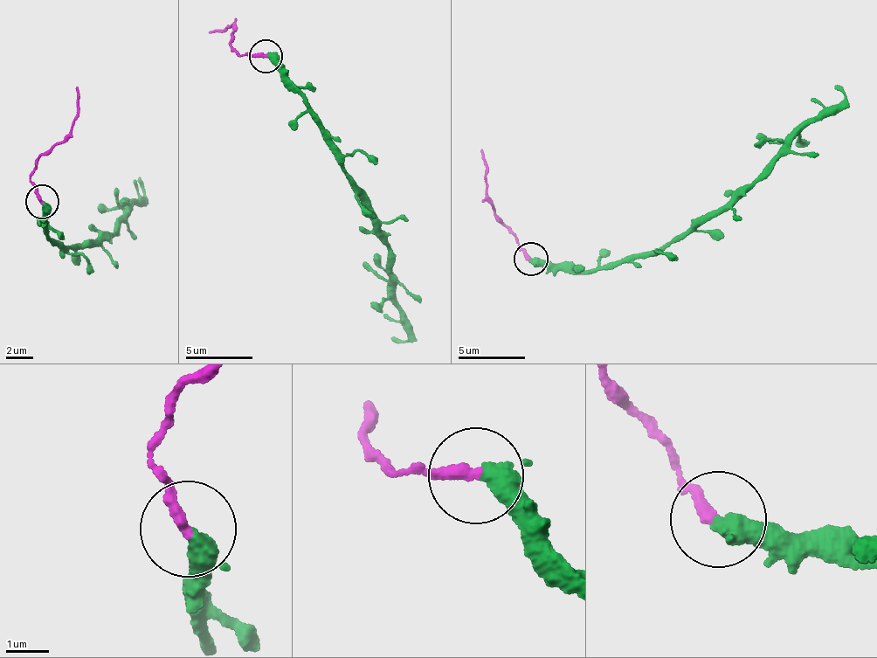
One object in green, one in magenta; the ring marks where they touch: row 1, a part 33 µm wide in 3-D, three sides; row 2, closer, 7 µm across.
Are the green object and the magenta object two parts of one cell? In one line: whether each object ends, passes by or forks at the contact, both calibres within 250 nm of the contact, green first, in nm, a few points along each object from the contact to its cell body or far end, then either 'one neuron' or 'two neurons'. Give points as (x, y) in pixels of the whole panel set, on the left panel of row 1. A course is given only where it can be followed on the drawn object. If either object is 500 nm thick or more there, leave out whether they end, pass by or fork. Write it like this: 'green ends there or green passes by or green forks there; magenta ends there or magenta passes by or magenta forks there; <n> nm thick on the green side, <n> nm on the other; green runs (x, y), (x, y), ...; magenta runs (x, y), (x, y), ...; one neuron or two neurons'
green passes by; magenta ends there; 320 nm thick on the green side, 280 nm on the other; green runs (43, 202), (48, 234), (68, 252), (71, 247), (93, 247), (106, 238), (144, 194), (139, 177); magenta runs (43, 202), (31, 176), (45, 152), (72, 126), (77, 86); two neurons

